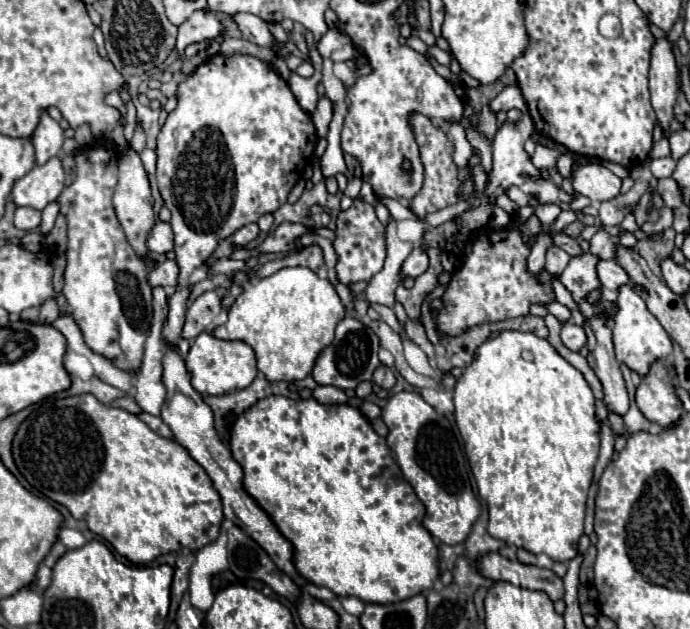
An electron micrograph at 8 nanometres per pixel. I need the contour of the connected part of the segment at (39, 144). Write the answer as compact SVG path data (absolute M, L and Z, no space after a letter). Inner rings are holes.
M42 111L40 123L34 129L34 149L36 149L36 161L46 163L50 157L60 155L62 143L64 143L64 131L62 127L48 115L48 111Z

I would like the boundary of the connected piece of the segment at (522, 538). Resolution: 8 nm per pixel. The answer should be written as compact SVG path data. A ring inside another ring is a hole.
M502 331L498 337L488 339L486 343L482 343L476 349L474 361L464 369L462 377L456 381L454 407L456 407L454 409L456 425L458 425L460 435L464 439L468 463L470 463L470 469L472 469L472 473L476 477L478 493L488 503L488 511L490 511L488 533L494 539L500 539L500 541L504 541L508 545L514 545L514 547L522 547L522 549L526 549L526 551L530 551L534 555L546 553L552 561L558 561L558 563L568 563L572 557L576 557L578 539L584 533L586 497L588 497L588 489L590 489L590 483L592 483L592 477L594 477L594 465L596 465L598 451L600 451L600 423L594 417L594 393L588 387L582 373L576 367L572 367L566 359L562 359L558 355L558 351L546 339L540 339L534 333Z

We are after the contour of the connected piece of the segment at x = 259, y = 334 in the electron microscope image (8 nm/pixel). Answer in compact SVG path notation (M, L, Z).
M284 267L270 277L252 281L248 289L244 289L242 295L230 307L226 325L216 327L214 335L220 339L230 339L230 341L236 339L250 345L254 349L258 369L266 375L268 381L300 381L312 371L316 357L322 353L322 349L332 343L336 323L340 323L344 315L346 309L334 285L328 279L318 277L308 267Z

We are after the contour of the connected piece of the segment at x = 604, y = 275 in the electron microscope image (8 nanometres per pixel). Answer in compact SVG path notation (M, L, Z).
M600 261L598 263L598 277L600 283L604 285L604 289L616 293L616 289L620 285L632 285L628 273L624 273L624 269L620 269L620 265L616 261Z

